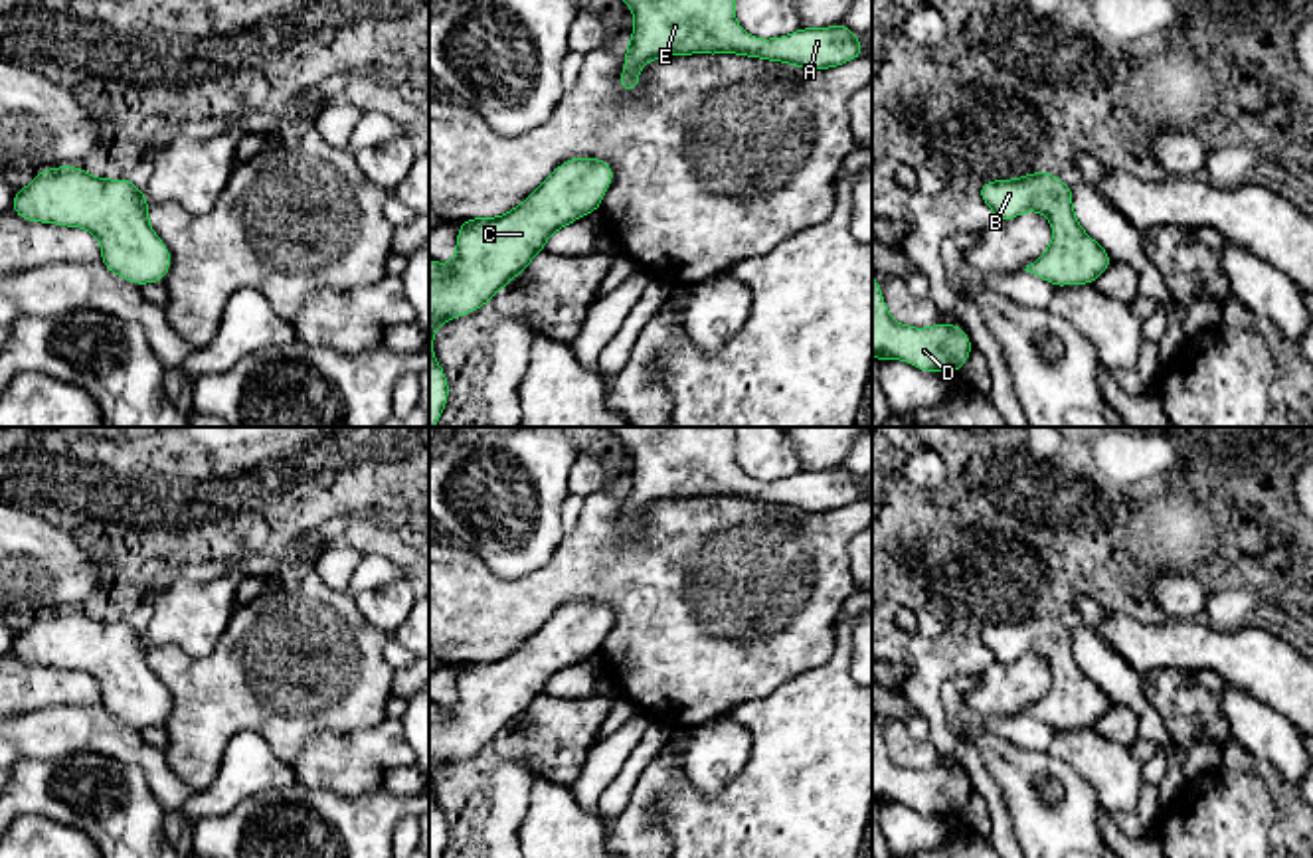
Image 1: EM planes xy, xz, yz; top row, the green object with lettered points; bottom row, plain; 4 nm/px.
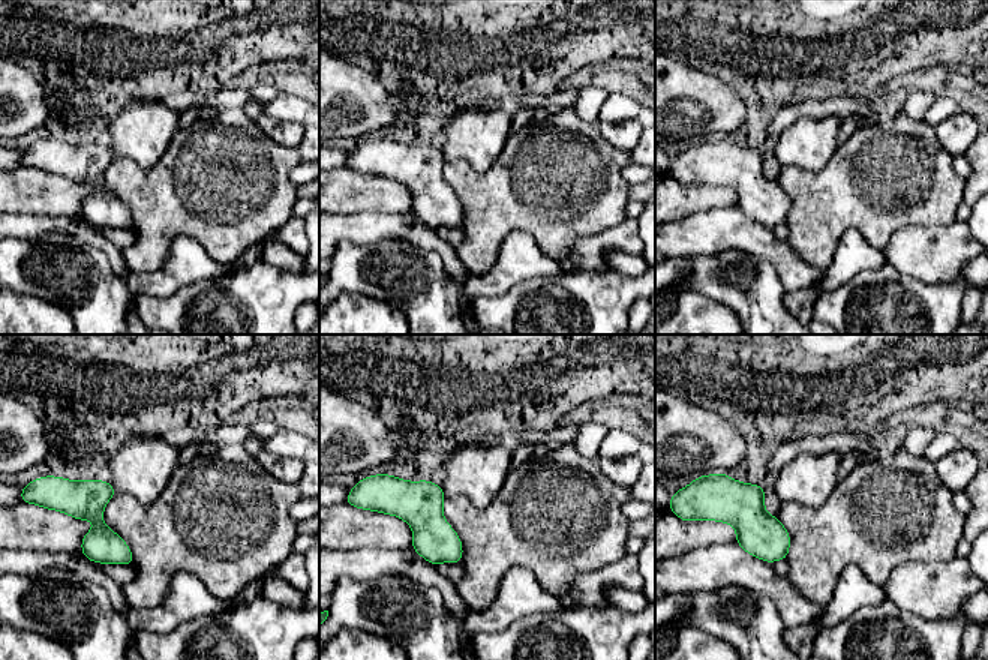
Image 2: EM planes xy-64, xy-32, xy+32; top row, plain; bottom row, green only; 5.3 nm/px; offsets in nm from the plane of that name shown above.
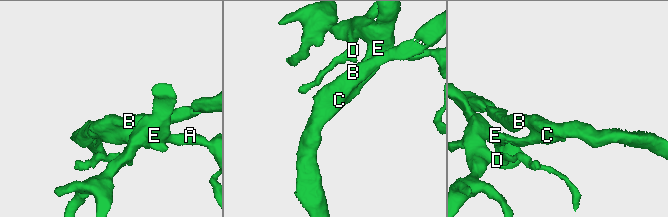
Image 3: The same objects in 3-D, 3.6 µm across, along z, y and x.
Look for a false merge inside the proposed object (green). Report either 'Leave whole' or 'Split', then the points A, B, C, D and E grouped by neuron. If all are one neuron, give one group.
Leave whole. Groups: A B C D E

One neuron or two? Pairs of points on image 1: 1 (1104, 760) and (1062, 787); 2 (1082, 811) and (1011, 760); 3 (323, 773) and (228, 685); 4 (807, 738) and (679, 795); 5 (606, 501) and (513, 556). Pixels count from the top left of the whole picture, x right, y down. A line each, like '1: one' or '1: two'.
1: two
2: one
3: two
4: one
5: two

